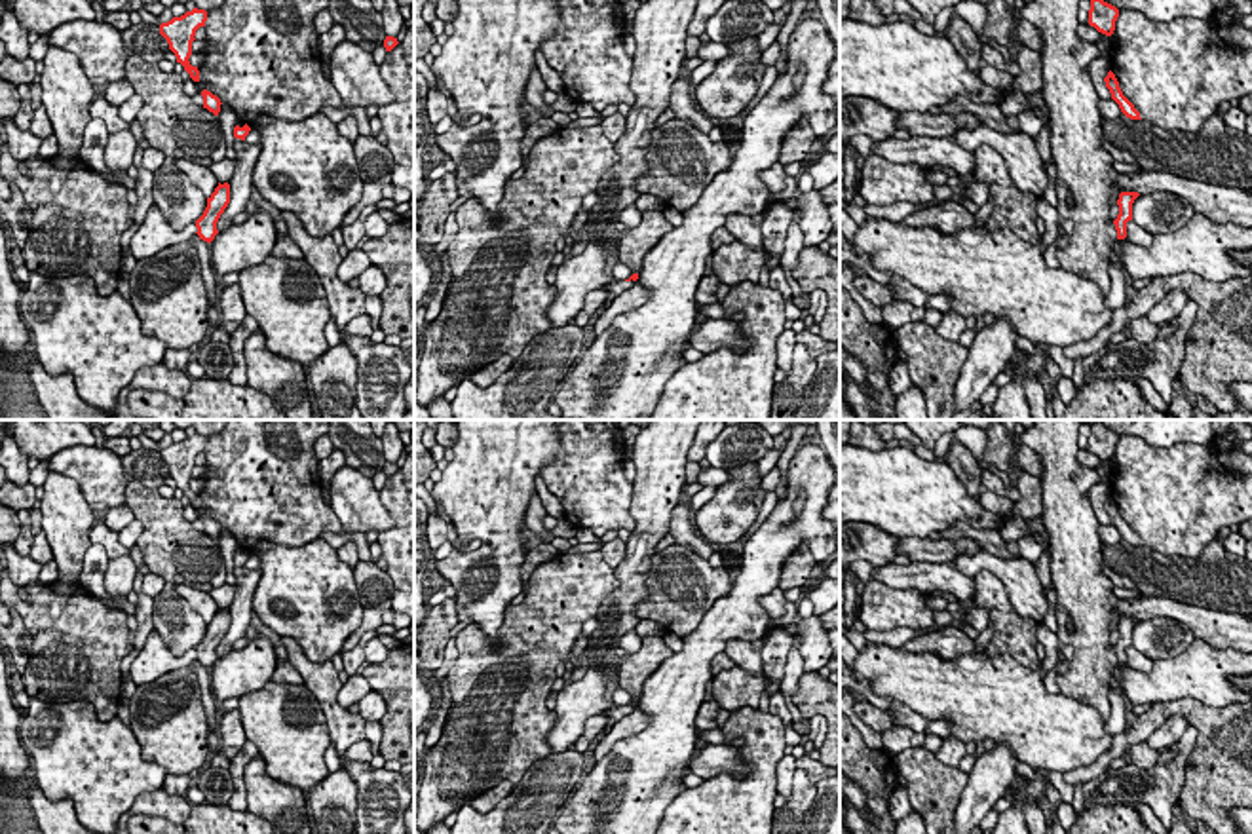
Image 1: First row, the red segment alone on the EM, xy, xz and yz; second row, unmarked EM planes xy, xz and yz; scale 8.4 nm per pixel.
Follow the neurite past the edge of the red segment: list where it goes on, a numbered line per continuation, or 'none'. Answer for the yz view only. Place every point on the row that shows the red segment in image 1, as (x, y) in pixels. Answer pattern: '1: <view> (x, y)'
none

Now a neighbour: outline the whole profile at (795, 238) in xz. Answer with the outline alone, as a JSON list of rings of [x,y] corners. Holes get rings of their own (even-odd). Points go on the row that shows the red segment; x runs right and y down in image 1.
[[[796,201],[792,203],[792,211],[794,211],[794,217],[787,230],[785,253],[779,260],[779,264],[787,268],[790,274],[798,268],[798,256],[800,256],[800,251],[804,249],[804,234],[800,228],[800,211],[796,207]]]

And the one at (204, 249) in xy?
[[[198,234],[190,239],[190,243],[196,247],[198,256],[199,256],[207,300],[213,308],[218,308],[220,298],[215,293],[217,272],[211,266],[211,245],[203,241]]]

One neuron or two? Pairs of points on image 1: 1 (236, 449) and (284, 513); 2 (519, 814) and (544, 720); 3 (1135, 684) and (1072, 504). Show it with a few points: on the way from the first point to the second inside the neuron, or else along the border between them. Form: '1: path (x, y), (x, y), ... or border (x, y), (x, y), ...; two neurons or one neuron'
1: path (251, 464), (261, 473), (261, 481), (272, 498); one neuron
2: border (551, 753), (538, 758), (513, 785); two neurons
3: border (1118, 665), (1112, 677); two neurons

